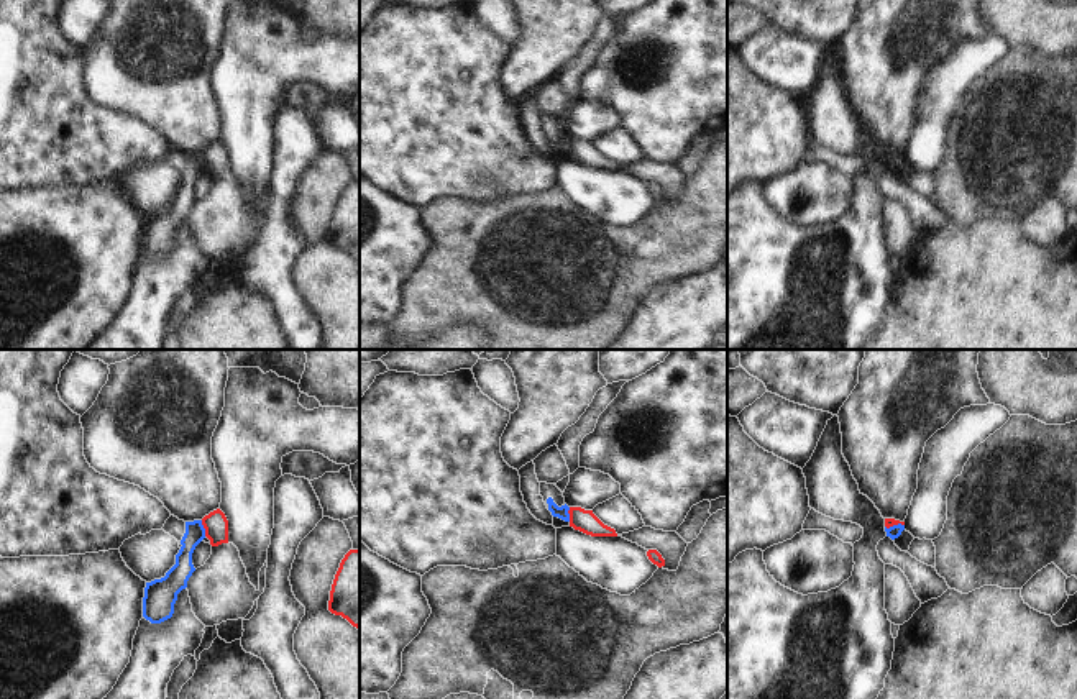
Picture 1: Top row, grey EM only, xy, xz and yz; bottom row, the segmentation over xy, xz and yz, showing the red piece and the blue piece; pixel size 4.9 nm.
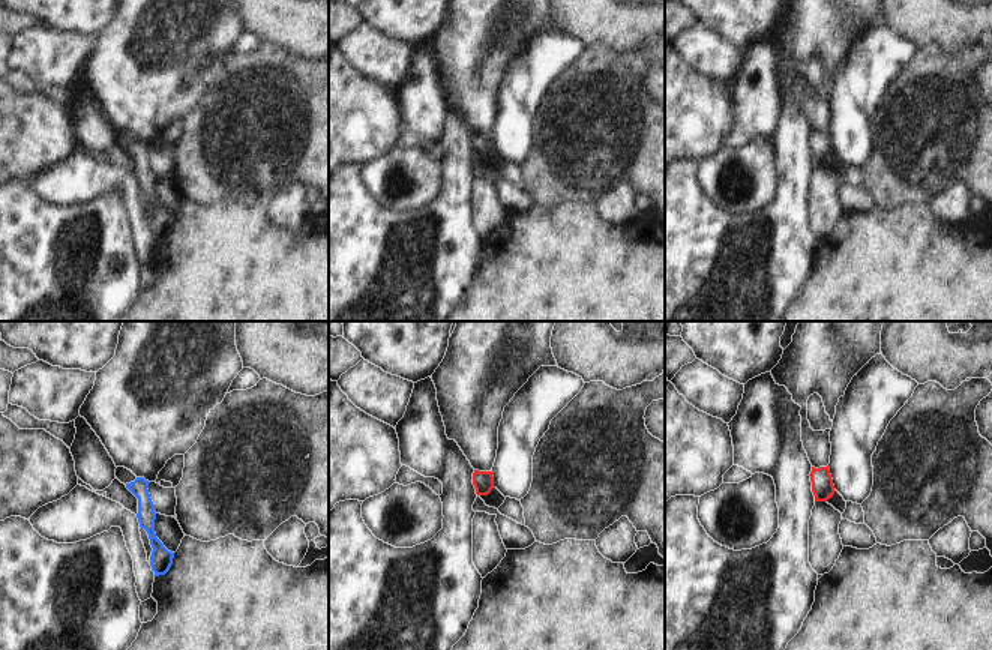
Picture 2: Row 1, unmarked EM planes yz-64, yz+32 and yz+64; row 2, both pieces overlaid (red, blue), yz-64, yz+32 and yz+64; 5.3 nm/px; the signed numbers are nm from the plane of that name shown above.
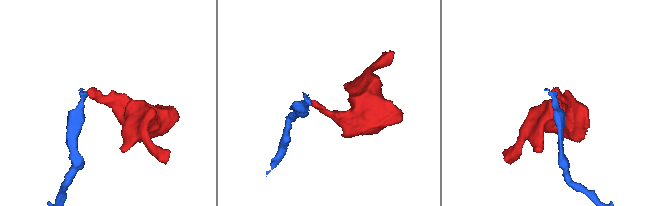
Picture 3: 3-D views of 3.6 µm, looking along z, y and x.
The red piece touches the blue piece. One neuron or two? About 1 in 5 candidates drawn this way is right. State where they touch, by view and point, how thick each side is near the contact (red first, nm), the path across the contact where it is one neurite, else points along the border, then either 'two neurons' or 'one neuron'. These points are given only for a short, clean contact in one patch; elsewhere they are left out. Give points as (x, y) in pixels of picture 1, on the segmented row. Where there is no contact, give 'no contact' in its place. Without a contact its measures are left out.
meets red in xy at (204, 527); 120 nm thick on the red side, 100 nm on the other; border along xy (201, 520), (206, 535); two neurons

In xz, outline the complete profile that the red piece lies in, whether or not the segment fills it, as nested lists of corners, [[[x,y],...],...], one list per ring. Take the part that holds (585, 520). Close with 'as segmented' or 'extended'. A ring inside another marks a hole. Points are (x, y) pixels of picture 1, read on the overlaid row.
[[[570,507],[570,527],[591,537],[617,537],[616,530],[604,525],[593,510]]]; as segmented

